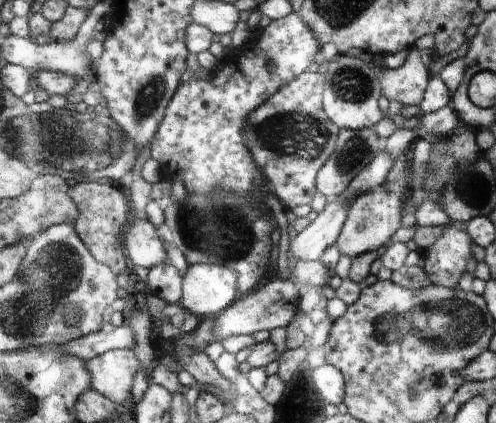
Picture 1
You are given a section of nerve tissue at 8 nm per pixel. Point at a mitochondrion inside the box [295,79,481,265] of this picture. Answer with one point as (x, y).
(354, 154)

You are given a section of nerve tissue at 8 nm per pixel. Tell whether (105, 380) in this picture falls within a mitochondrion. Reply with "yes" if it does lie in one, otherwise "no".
no

